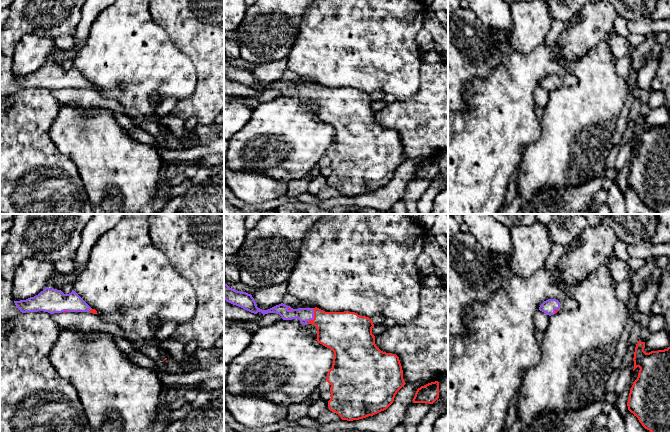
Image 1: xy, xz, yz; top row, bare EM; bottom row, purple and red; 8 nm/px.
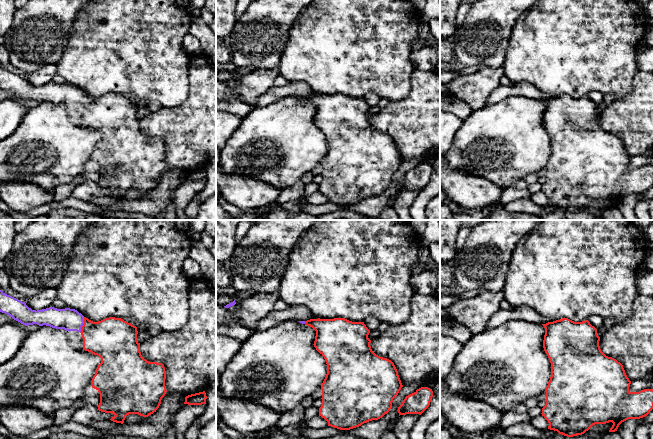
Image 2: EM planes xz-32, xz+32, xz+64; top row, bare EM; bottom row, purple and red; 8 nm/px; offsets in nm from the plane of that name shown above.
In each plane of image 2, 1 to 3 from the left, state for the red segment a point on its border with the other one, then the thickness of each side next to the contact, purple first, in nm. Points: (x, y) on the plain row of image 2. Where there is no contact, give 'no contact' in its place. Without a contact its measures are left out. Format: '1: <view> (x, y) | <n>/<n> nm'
1: xz-32 (82, 101) | 180/320 nm
2: xz+32 (304, 98) | 30/280 nm
3: no contact

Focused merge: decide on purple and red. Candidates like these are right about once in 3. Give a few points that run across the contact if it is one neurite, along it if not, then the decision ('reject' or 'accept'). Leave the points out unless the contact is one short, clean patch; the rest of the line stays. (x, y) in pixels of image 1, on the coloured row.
line xz (303, 314), (313, 317), (320, 318), (340, 331); accept

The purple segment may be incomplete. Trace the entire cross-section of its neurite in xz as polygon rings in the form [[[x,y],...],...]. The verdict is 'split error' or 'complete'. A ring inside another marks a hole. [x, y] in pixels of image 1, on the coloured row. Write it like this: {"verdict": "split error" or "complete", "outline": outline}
{"verdict": "split error", "outline": [[[224,283],[224,299],[251,313],[277,313],[283,320],[299,319],[301,324],[313,324],[317,328],[317,342],[334,352],[332,368],[326,381],[331,385],[329,410],[338,414],[342,420],[353,421],[373,416],[386,410],[394,401],[397,392],[406,384],[399,357],[381,351],[375,344],[372,334],[374,324],[366,316],[355,312],[325,312],[317,307],[293,309],[283,303],[268,310],[257,307],[251,294],[230,288]]]}

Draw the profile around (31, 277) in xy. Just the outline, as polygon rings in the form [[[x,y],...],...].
[[[25,258],[15,270],[11,281],[13,300],[26,300],[38,295],[46,288],[54,272],[55,268],[52,262]]]

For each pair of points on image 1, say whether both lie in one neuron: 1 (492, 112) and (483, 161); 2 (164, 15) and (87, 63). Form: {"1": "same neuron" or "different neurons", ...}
{"1": "same neuron", "2": "different neurons"}

